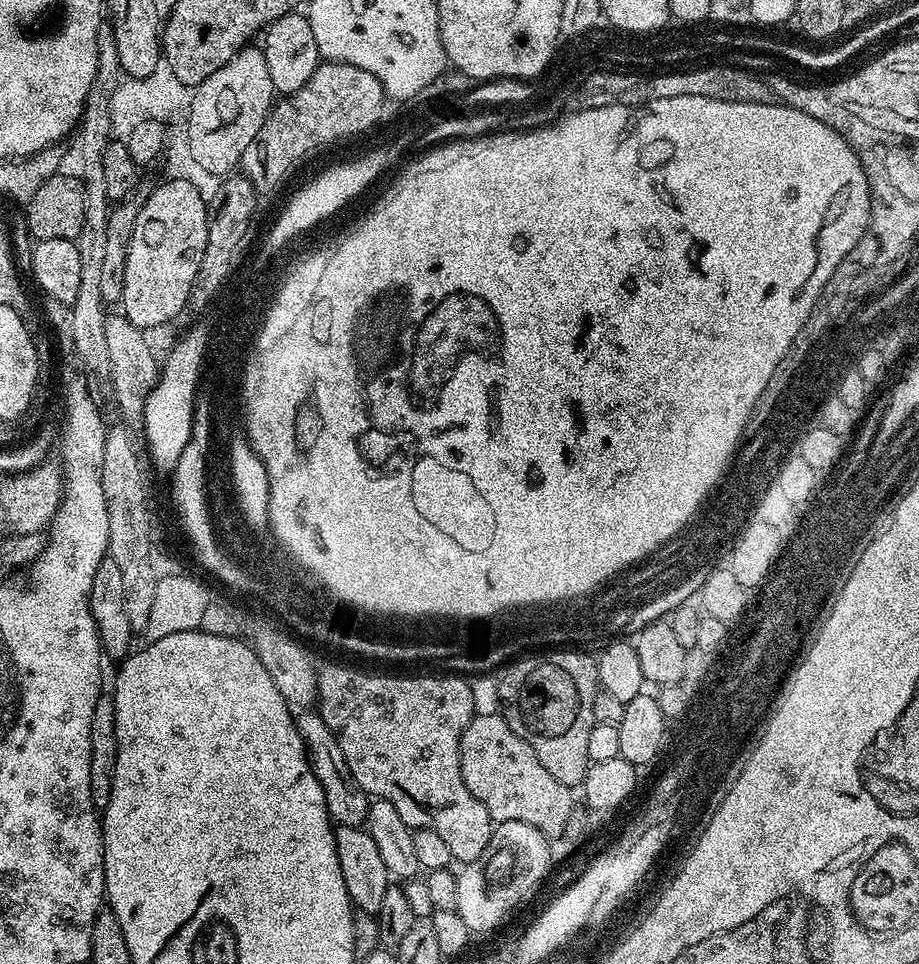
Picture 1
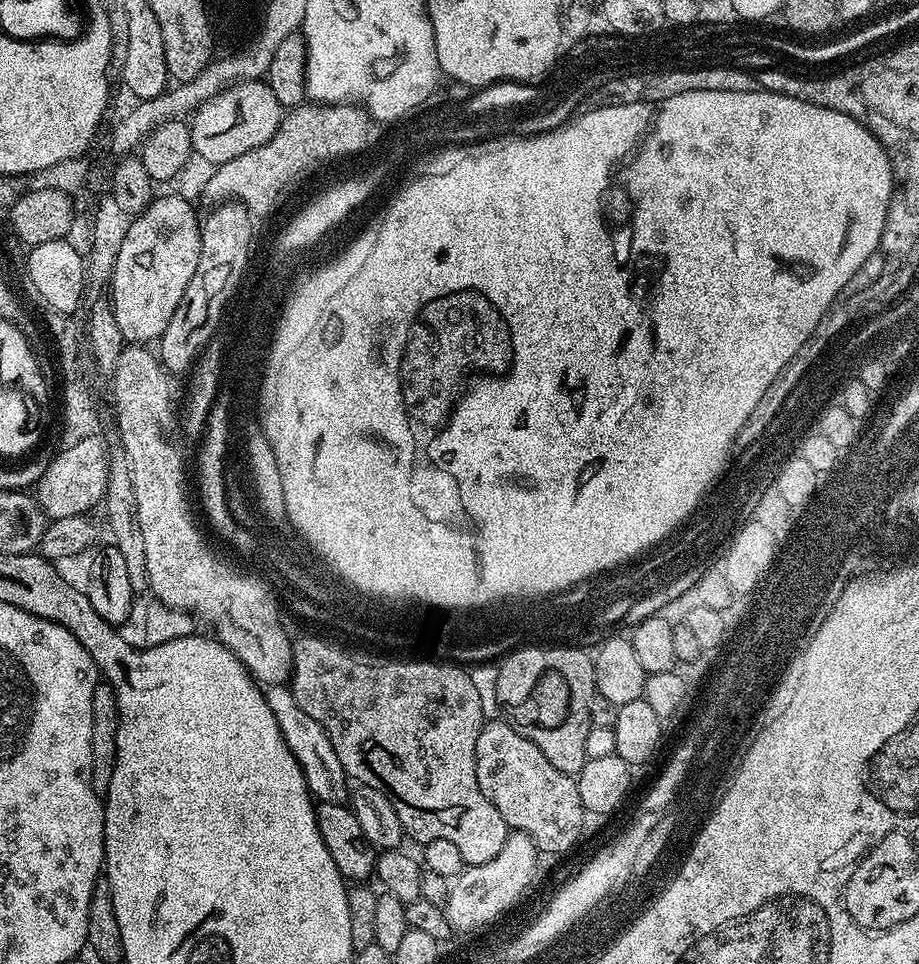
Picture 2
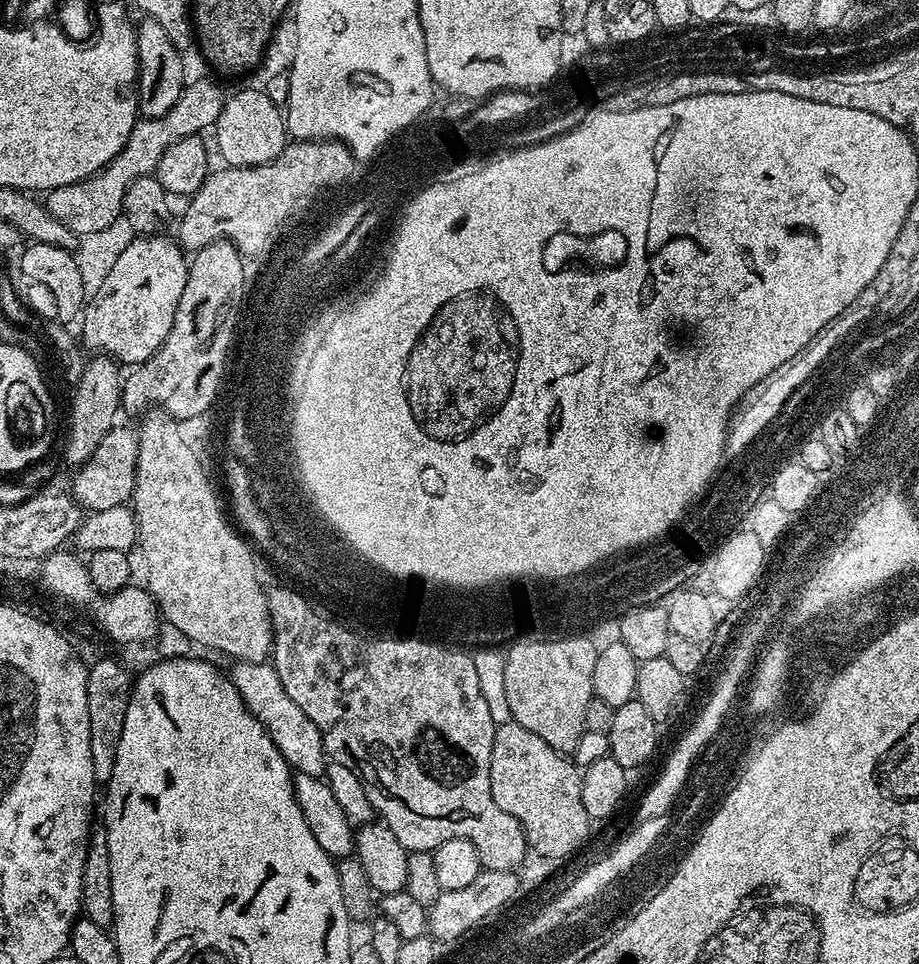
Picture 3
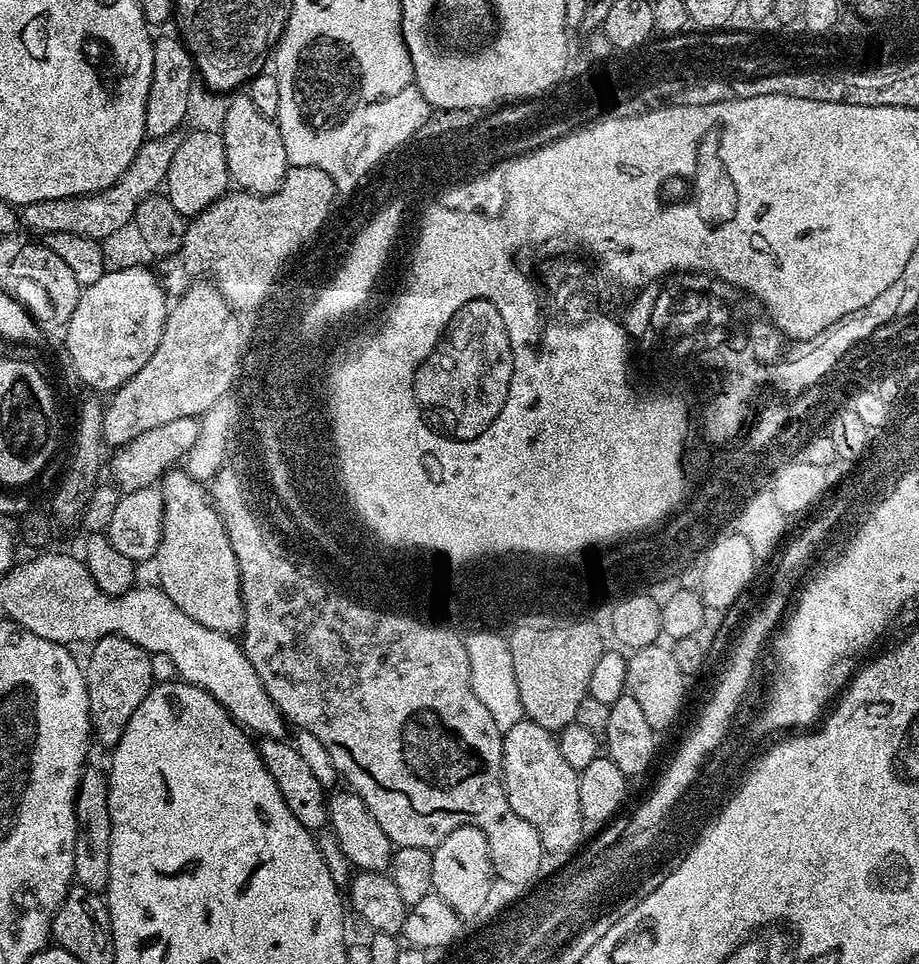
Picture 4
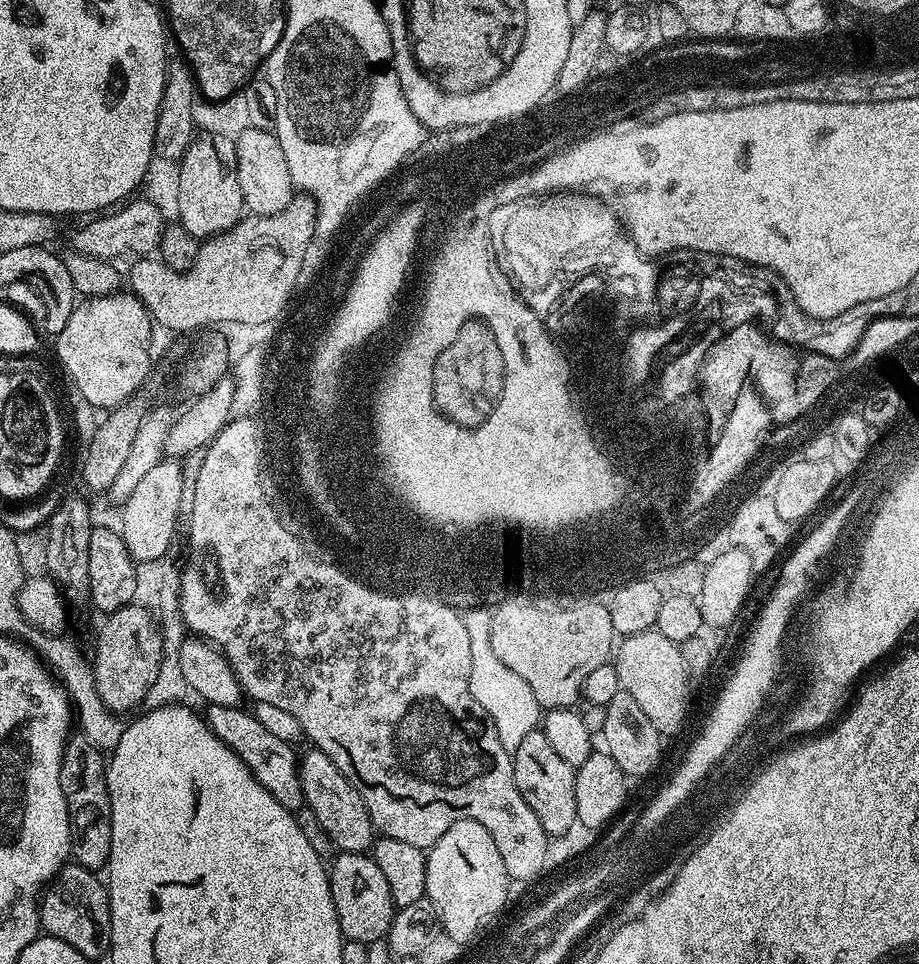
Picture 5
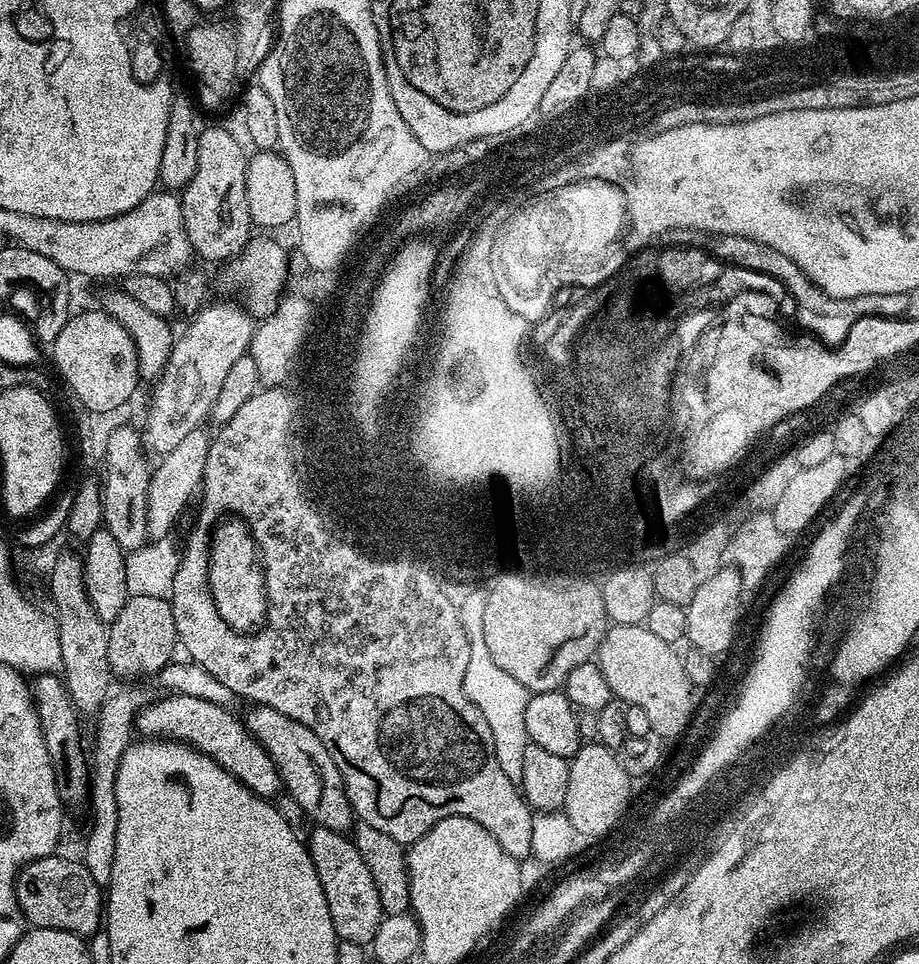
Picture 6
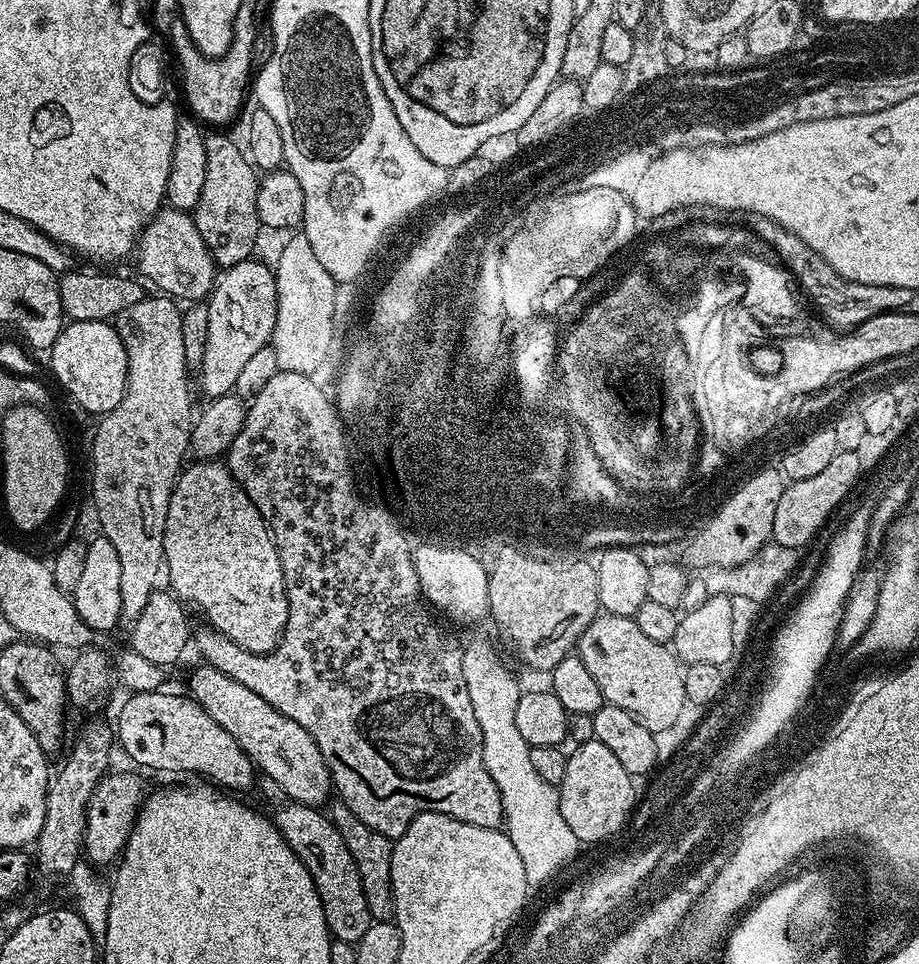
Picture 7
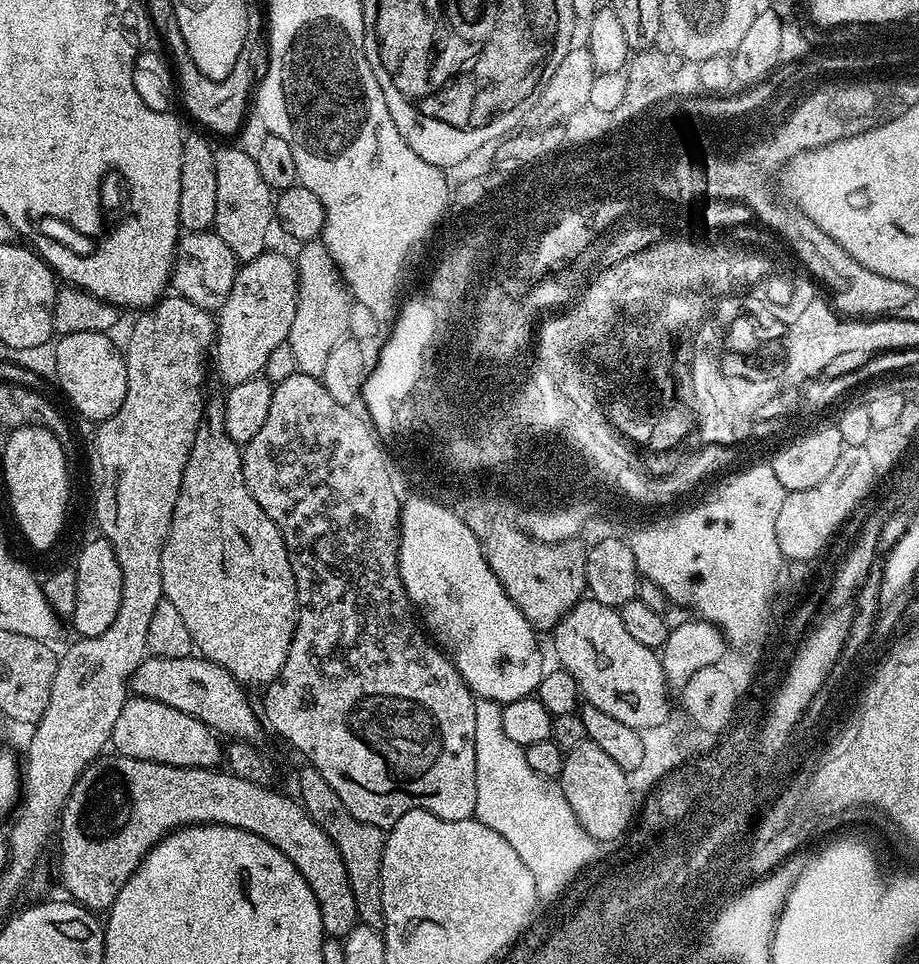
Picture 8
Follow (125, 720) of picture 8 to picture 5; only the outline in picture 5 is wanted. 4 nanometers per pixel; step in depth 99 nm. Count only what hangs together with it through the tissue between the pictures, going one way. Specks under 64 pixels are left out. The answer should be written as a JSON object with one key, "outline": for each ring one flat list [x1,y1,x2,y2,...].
{"outline":[[217,704,207,705,206,719,210,730,226,746,230,746,230,750,234,750,234,754,238,754,238,758,242,758,242,762,248,767,250,774,254,774,254,778,258,778,258,782,262,786,266,786,266,790,270,790,270,794,274,794,274,798,278,798,278,802,283,808,295,814,300,808,305,807,297,752,295,754,291,743,270,734,256,720,251,711,243,712,242,709,243,707,240,706,231,708]]}

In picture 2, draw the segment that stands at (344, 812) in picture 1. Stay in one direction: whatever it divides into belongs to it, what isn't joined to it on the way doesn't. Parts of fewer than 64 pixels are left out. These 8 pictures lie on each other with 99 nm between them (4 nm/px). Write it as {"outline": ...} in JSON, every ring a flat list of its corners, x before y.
{"outline":[[288,684,271,685,266,695,270,710,274,710,274,718,278,718,278,730,282,730,282,738,302,770,309,793,322,804,345,803,350,796,350,780,342,762,338,762,334,742,330,742,326,730,322,730,322,726,314,722,314,718,310,718,310,714,306,714,302,706,298,706]]}

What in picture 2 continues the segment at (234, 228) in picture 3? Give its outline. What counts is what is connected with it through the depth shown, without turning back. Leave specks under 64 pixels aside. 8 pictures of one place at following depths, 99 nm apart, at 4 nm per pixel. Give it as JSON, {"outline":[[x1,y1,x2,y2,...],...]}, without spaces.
{"outline":[[305,102,281,119,274,138,230,162,215,165,212,177,204,184,209,205,239,202,253,217,268,216,292,191,303,185,309,168,319,159,356,151,365,141,365,125,370,120,363,107,350,104]]}

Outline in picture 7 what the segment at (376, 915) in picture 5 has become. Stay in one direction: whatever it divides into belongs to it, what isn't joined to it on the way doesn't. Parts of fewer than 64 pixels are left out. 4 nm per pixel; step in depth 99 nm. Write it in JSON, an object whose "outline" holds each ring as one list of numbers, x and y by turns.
{"outline":[[289,802,283,808,275,809,274,823,292,853,306,866,310,878,314,878,333,940,356,945,374,921,370,906,366,906,366,894,362,894,358,866,354,866,354,858,350,858,350,850,346,850,346,842,342,842,342,834,338,834,331,815,324,813,323,816,322,813,320,808]]}

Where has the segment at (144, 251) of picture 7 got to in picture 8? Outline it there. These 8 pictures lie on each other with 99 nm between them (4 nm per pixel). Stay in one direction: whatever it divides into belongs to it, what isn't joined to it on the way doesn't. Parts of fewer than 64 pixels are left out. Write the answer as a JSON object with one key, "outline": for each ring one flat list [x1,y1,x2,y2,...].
{"outline":[[216,231,189,232,181,235,176,246,170,284,175,295,194,302,194,306,219,310,230,294,230,286,234,286,237,267,236,255,230,250,230,246,226,246,226,242,222,242,222,238,218,238]]}

